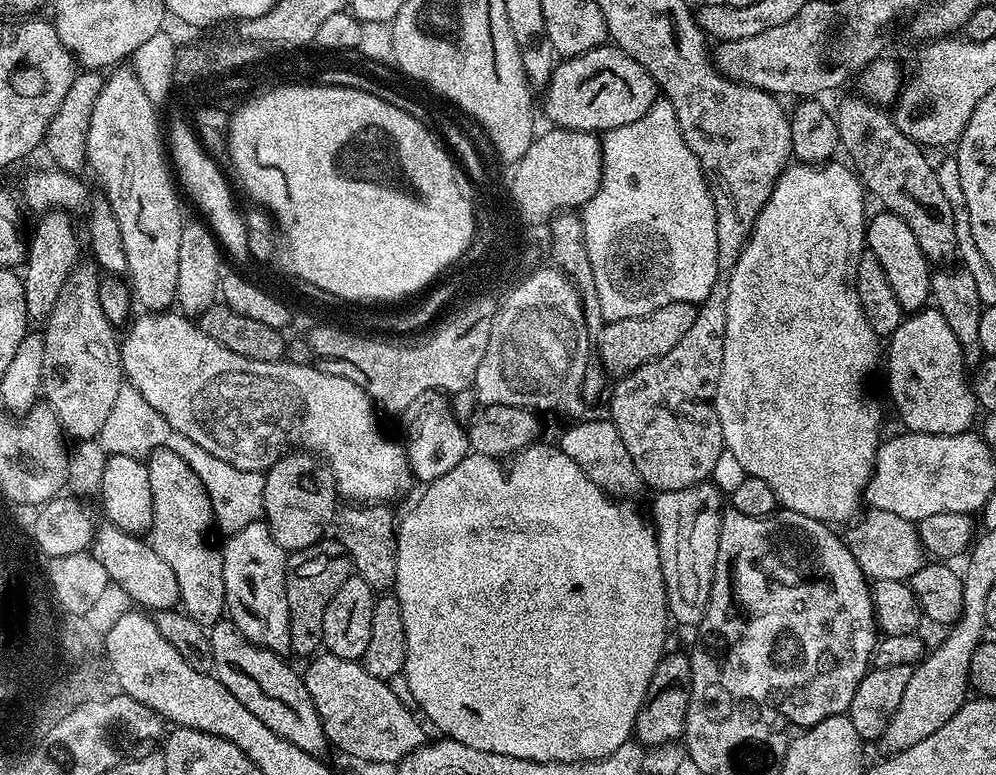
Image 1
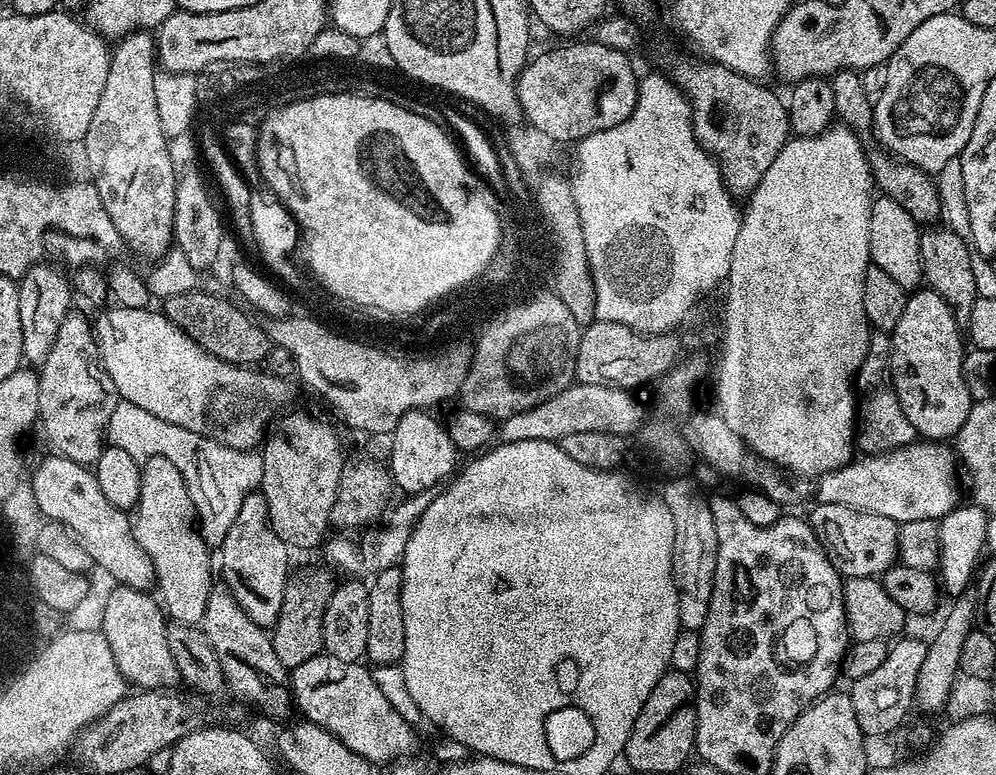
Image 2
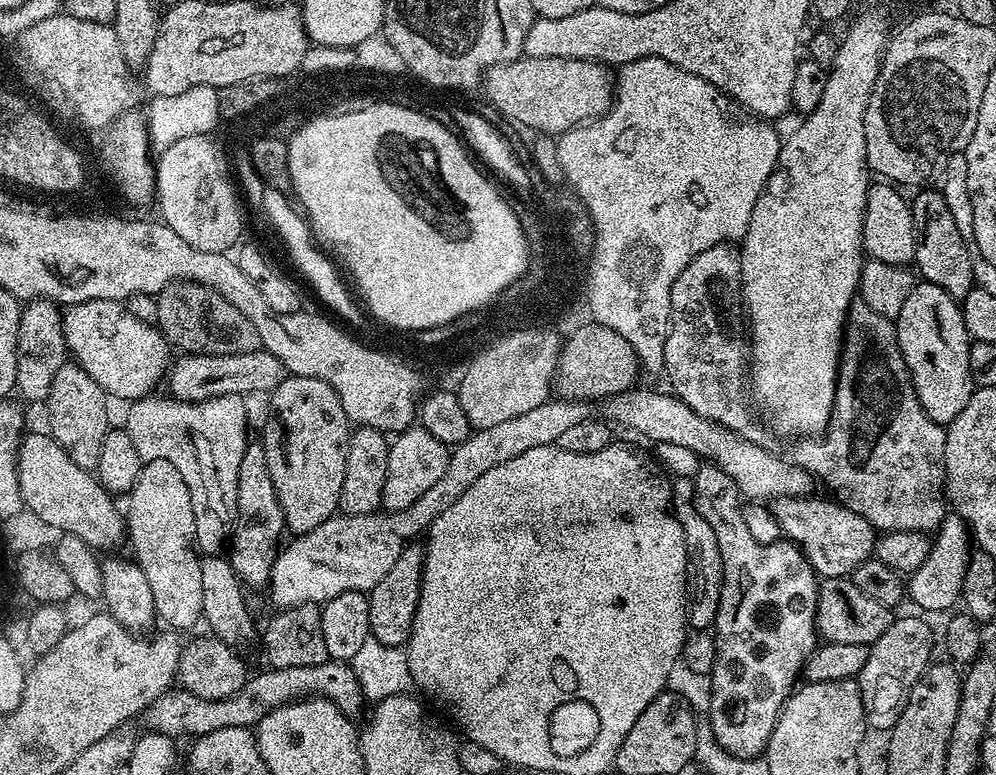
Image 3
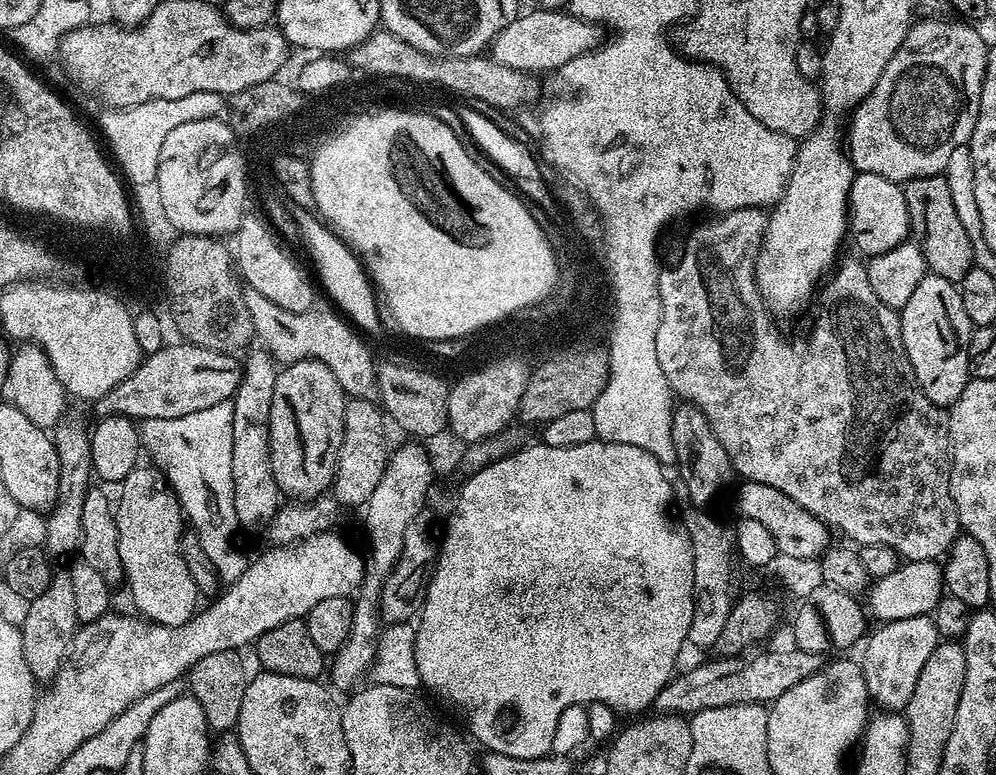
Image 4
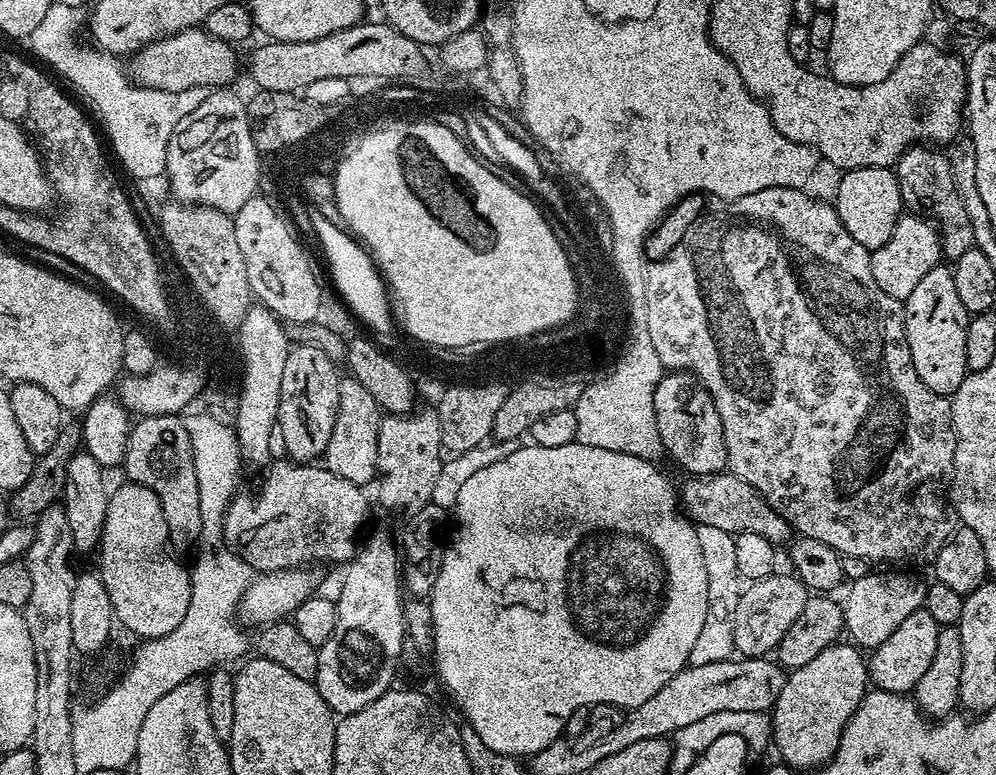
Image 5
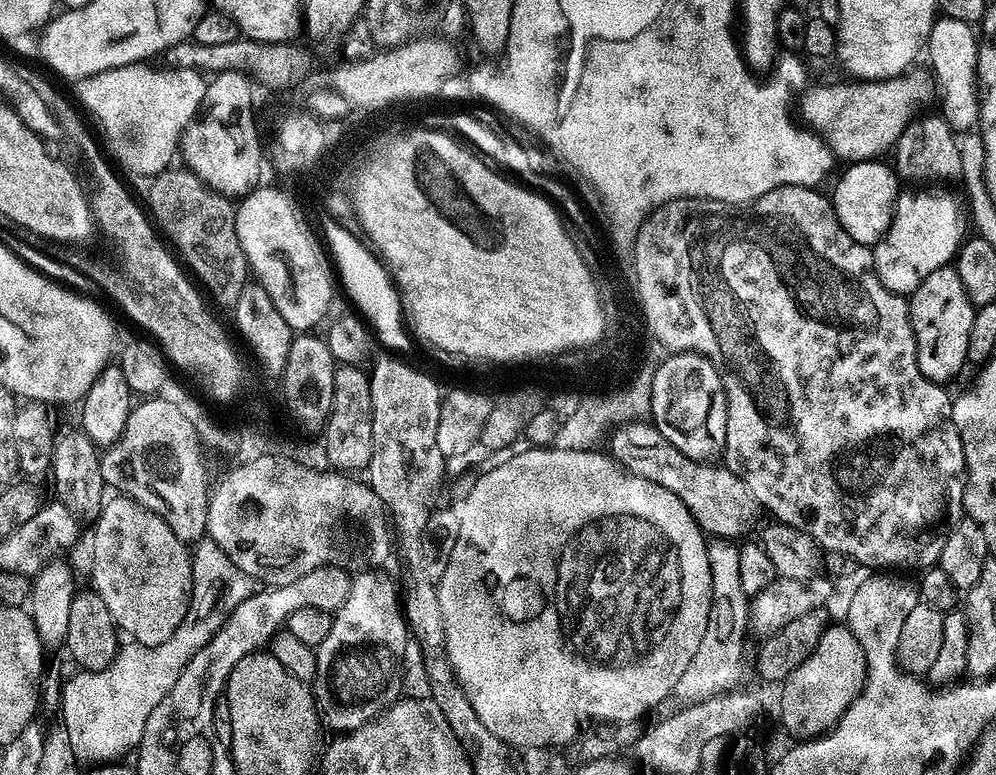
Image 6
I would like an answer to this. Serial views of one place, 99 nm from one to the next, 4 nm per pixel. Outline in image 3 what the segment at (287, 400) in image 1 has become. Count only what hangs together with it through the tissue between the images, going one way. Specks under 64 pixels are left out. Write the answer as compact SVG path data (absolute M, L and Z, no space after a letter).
M87 300L81 304L73 304L63 313L64 347L70 353L71 359L79 364L98 386L109 397L131 402L140 400L153 391L156 383L163 381L166 369L170 364L170 345L164 339L164 333L159 327L142 322L130 314L123 303L114 300Z

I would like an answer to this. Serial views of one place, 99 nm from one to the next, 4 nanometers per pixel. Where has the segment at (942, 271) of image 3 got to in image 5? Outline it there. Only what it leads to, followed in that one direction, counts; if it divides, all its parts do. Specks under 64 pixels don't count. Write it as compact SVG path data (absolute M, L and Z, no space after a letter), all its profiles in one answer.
M936 146L907 148L896 161L894 171L900 182L904 208L938 225L940 251L947 259L949 256L949 261L962 258L962 254L974 246L974 230L970 226L970 217L966 215L966 206L962 206L958 186L954 184L954 174L950 170L947 155Z

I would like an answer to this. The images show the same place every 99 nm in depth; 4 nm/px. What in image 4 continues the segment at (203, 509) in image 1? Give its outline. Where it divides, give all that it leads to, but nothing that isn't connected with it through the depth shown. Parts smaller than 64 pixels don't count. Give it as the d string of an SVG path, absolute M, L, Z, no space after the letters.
M137 466L134 470L130 470L130 474L126 474L126 478L118 485L120 501L117 499L114 504L114 515L118 526L118 554L122 560L128 592L136 603L135 611L153 624L177 628L192 619L198 611L196 583L194 578L190 578L190 570L180 553L180 538L185 531L186 520L182 515L182 501L172 491L167 476L155 466L147 467Z

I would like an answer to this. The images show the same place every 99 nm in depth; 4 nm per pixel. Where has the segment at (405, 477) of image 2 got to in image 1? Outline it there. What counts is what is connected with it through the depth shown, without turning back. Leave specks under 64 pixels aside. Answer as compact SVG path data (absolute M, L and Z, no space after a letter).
M423 392L402 413L403 419L408 419L408 433L402 439L402 447L417 481L431 482L442 478L442 474L454 470L454 466L458 466L462 458L470 455L465 425L456 421L448 400L449 397L442 392Z

